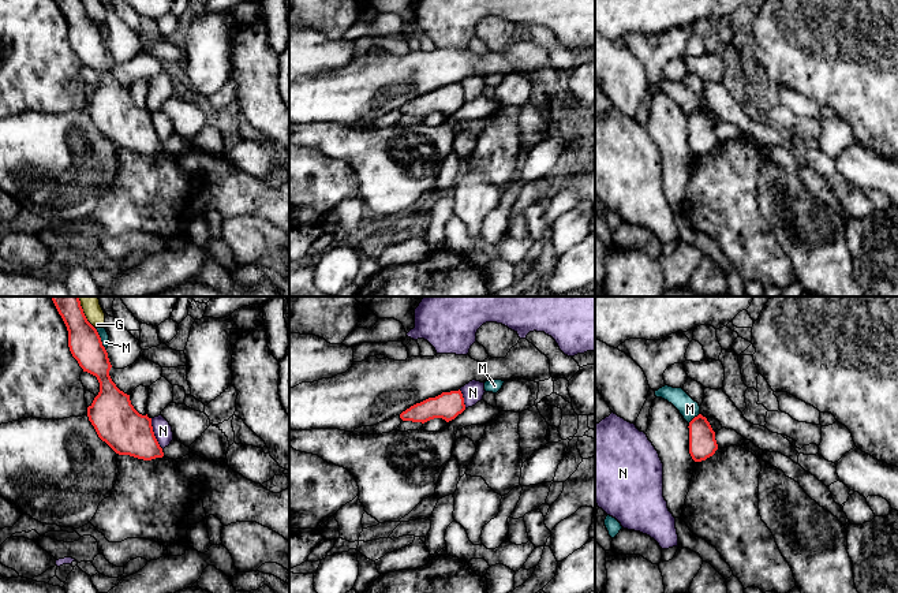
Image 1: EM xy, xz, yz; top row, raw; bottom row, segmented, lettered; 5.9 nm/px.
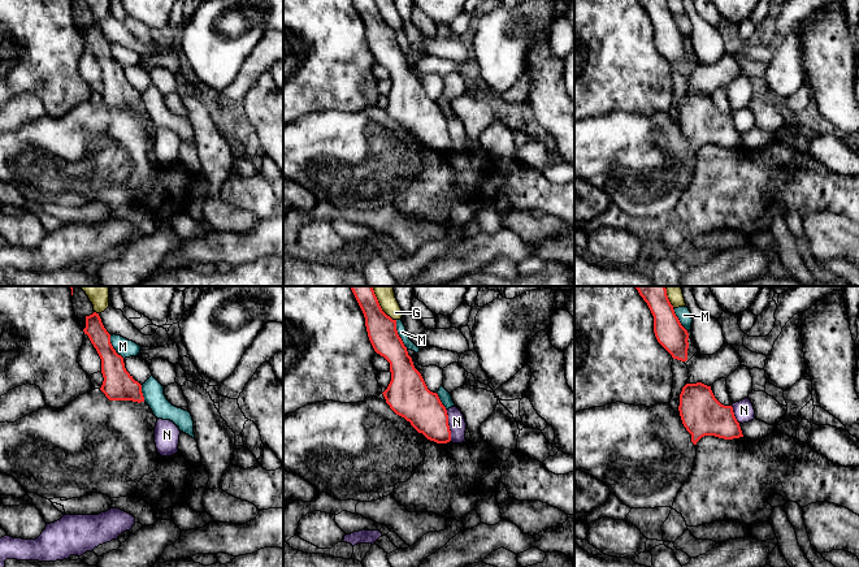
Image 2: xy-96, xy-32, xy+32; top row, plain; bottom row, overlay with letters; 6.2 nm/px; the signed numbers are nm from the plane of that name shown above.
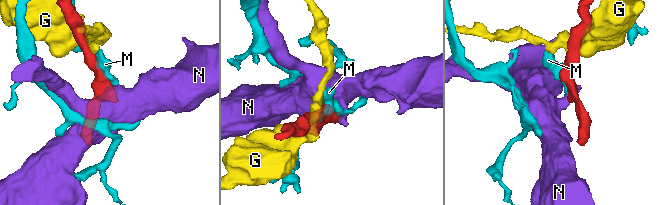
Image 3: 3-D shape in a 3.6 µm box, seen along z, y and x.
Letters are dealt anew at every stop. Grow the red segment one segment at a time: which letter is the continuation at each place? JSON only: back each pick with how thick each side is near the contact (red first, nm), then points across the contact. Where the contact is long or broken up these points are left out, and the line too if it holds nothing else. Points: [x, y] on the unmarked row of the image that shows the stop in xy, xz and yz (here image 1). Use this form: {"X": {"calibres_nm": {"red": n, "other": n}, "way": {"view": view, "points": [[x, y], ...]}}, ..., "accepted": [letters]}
{"accepted": []}

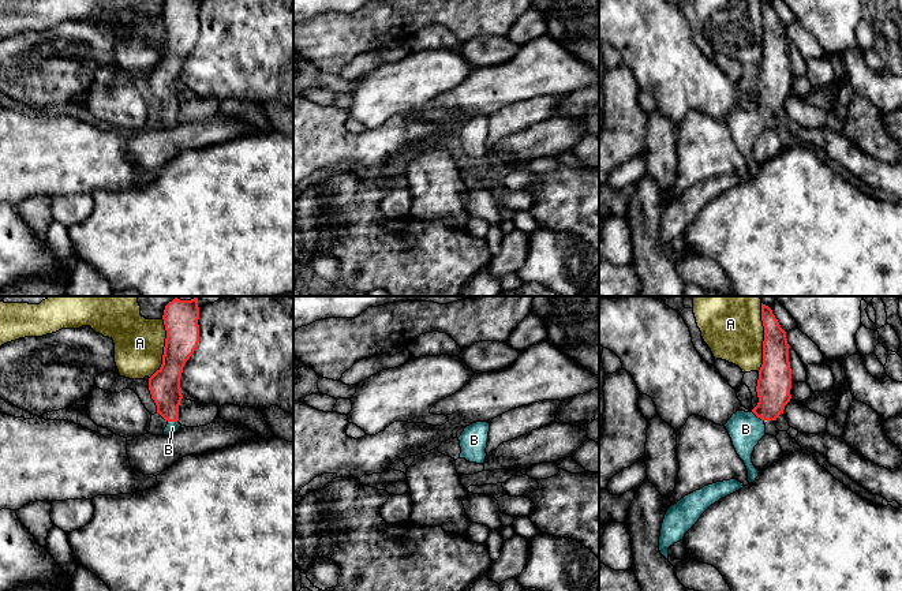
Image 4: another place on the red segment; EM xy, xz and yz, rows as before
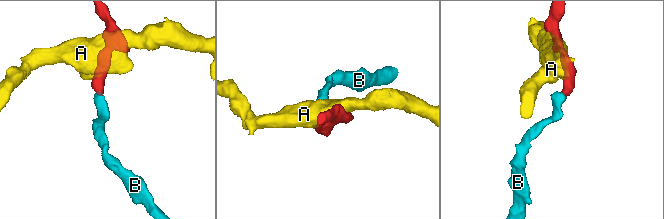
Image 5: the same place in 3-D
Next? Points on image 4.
{"B": {"calibres_nm": {"red": 200, "other": 200}, "way": {"view": "yz", "points": [[774, 78], [771, 97], [758, 111], [745, 123]]}}, "accepted": ["B"]}

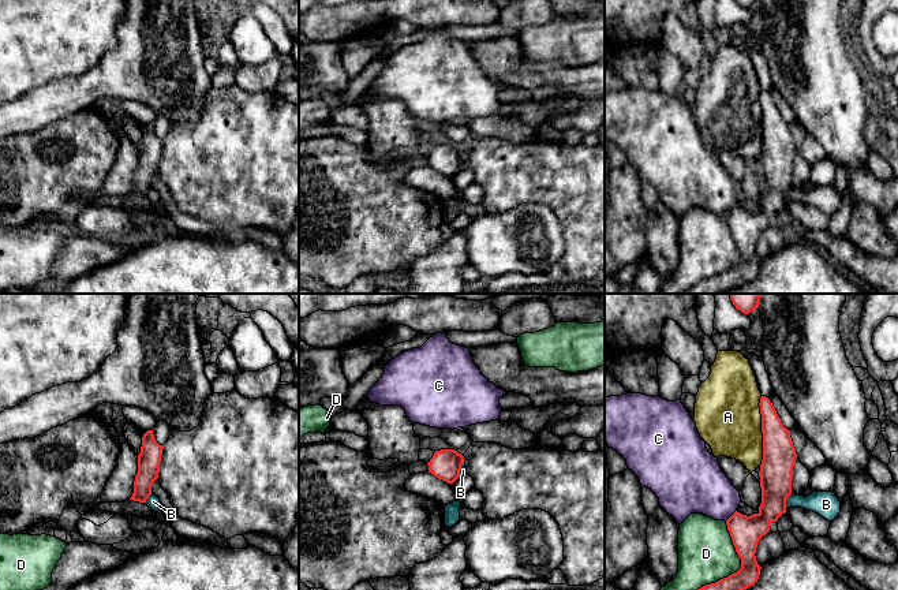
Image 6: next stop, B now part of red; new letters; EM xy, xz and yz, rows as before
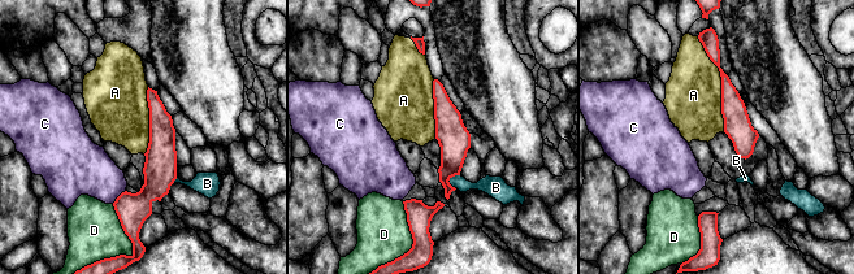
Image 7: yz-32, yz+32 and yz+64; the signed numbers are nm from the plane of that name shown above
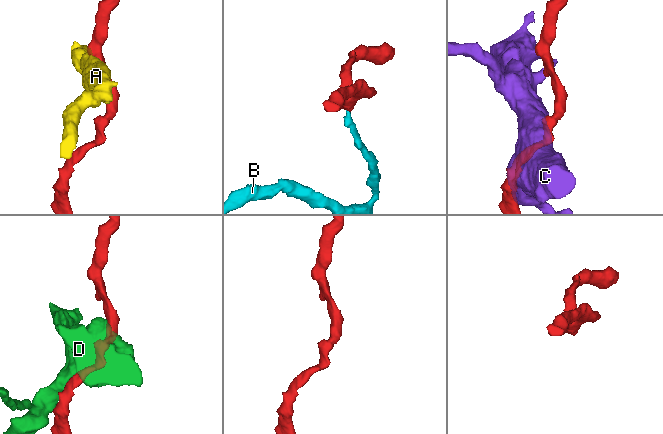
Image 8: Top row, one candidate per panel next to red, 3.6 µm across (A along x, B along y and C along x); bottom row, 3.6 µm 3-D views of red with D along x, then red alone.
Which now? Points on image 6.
{"accepted": []}

